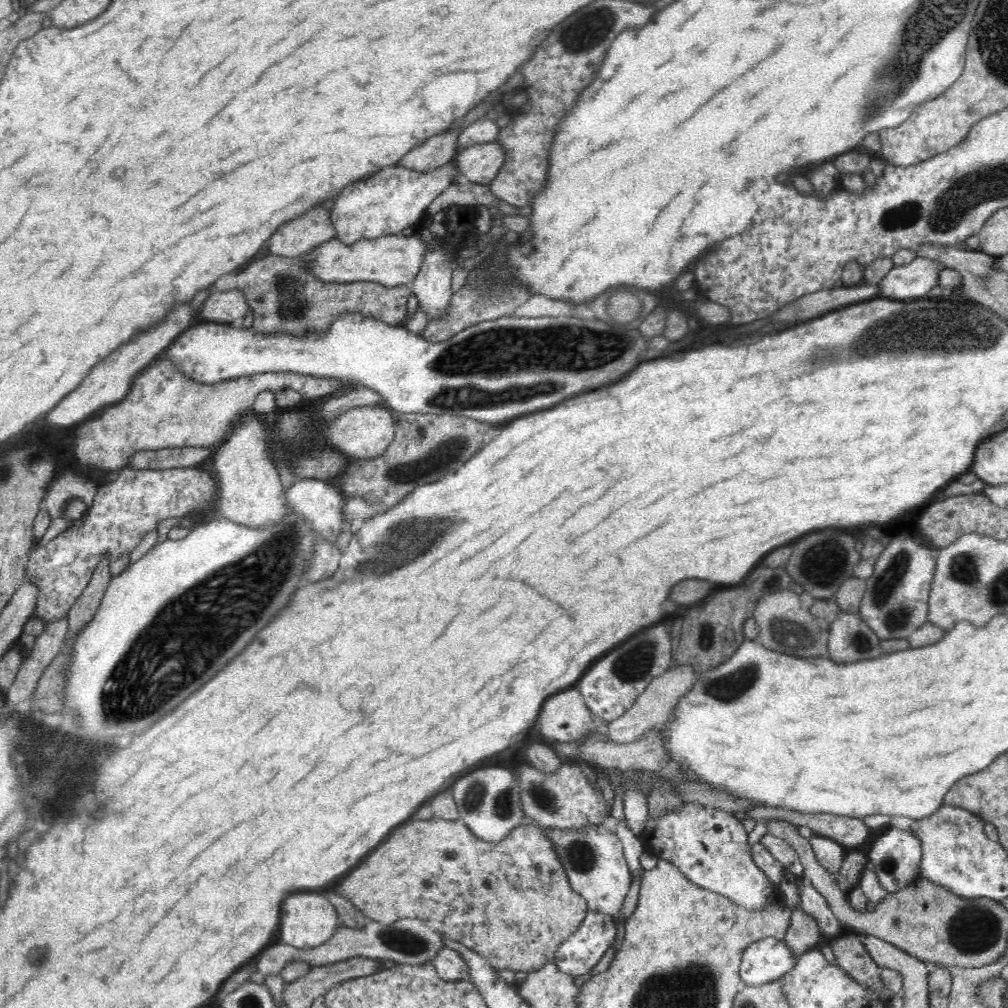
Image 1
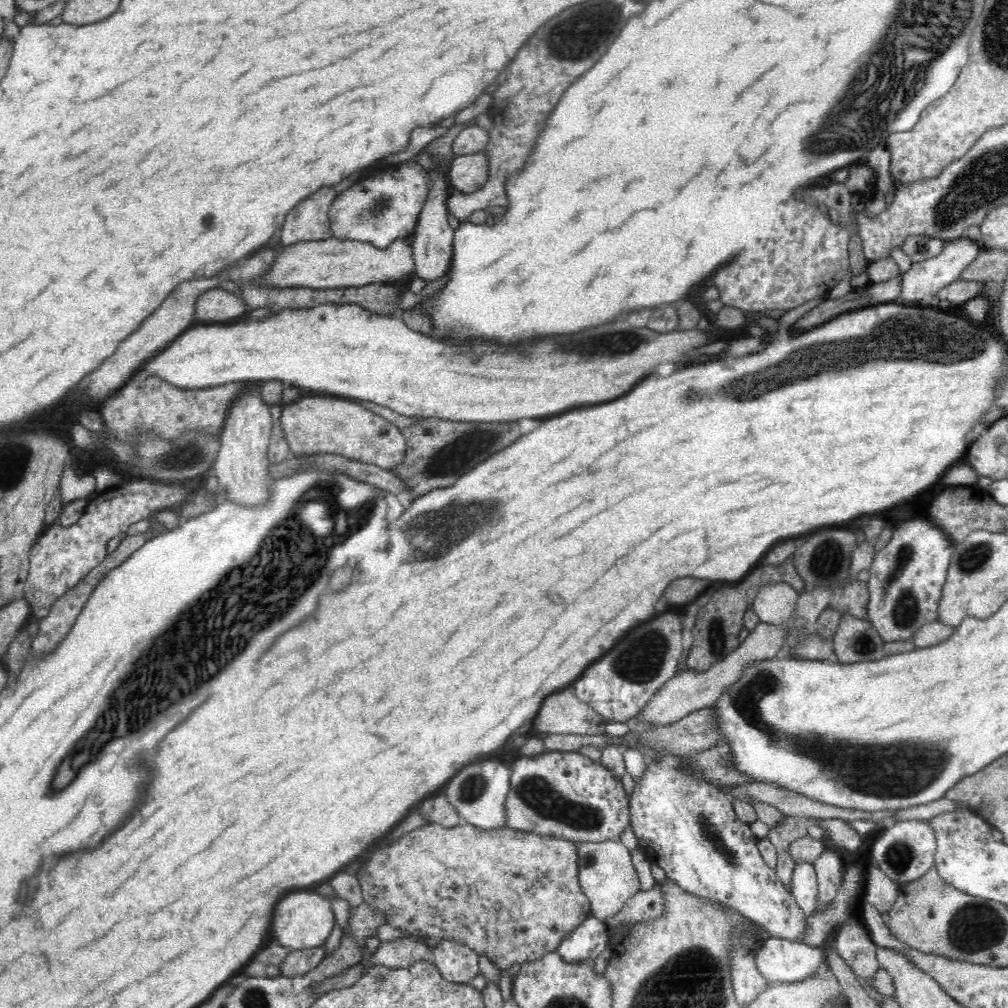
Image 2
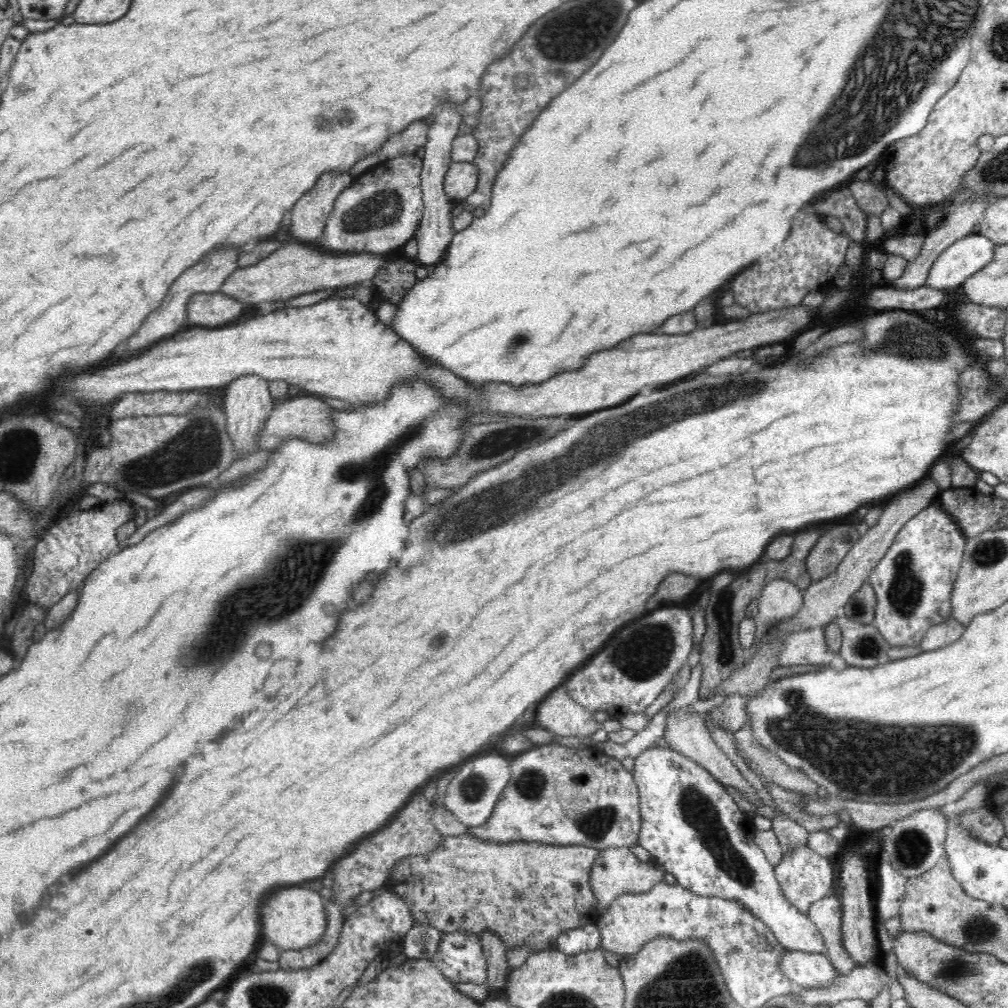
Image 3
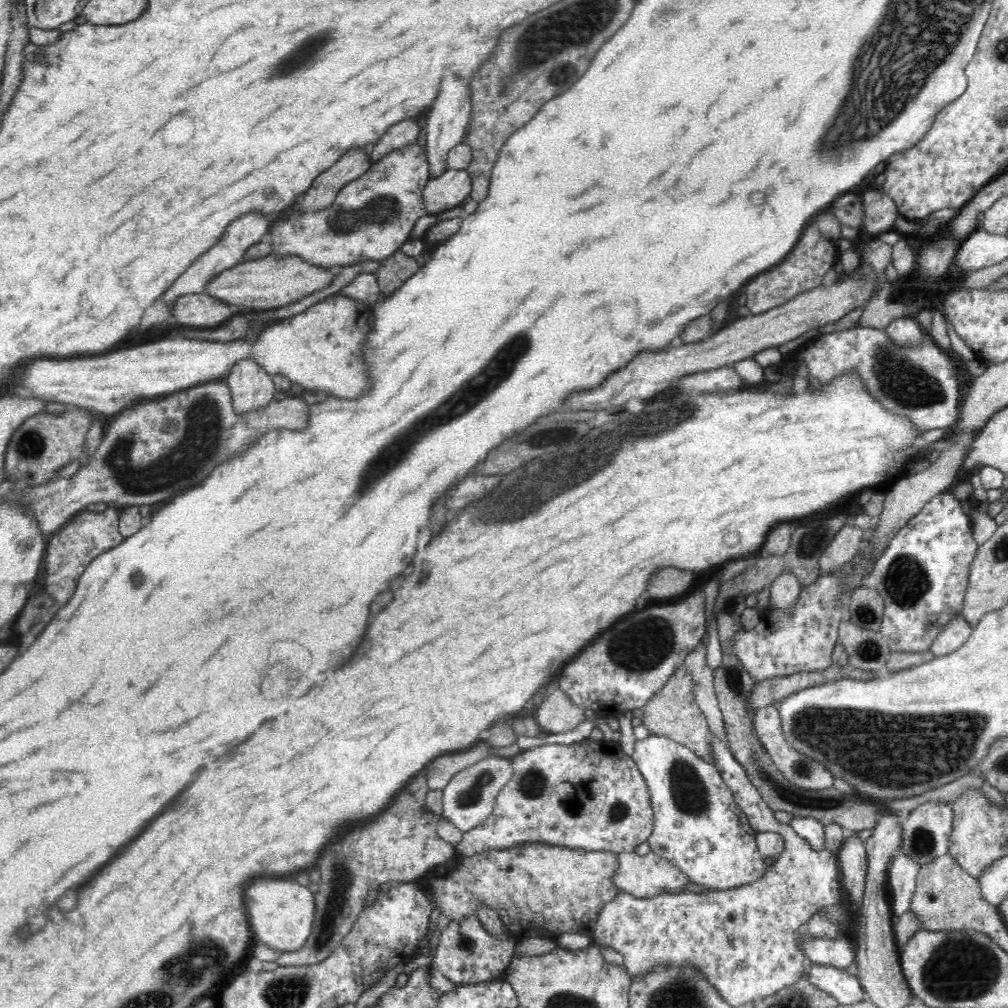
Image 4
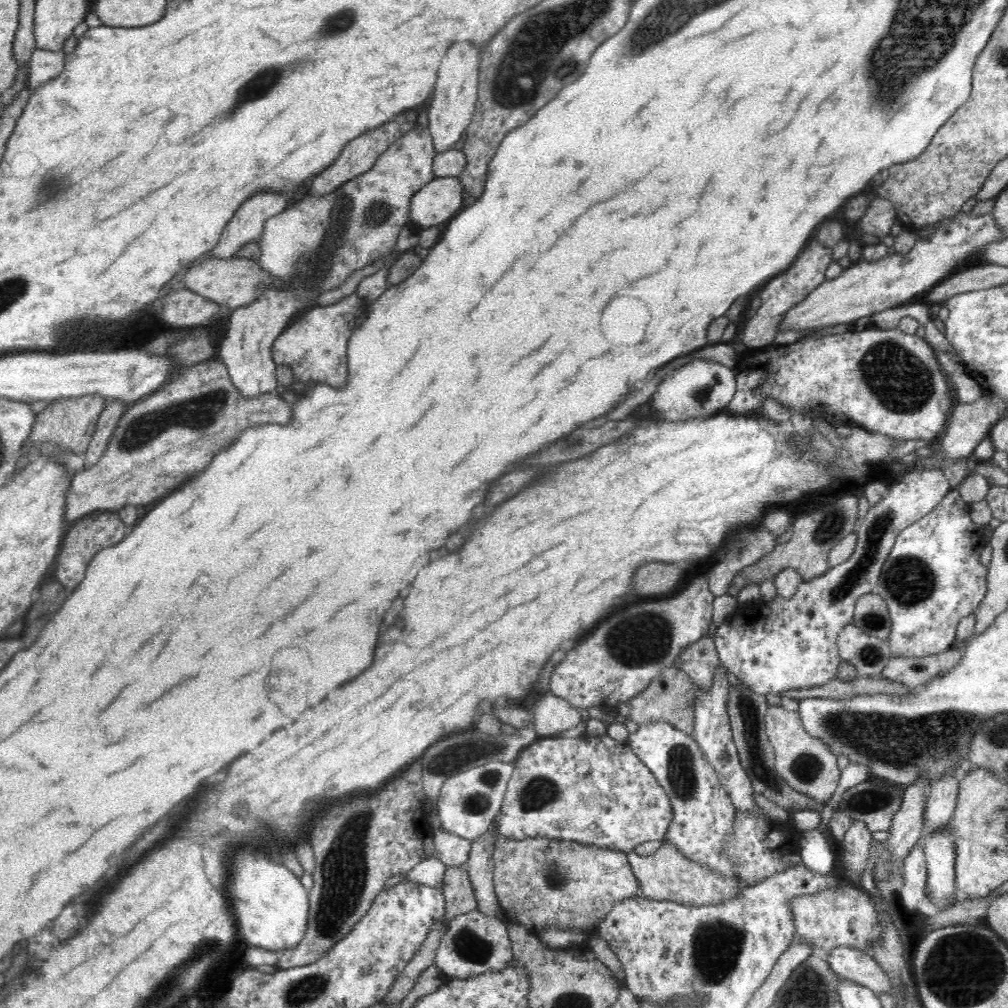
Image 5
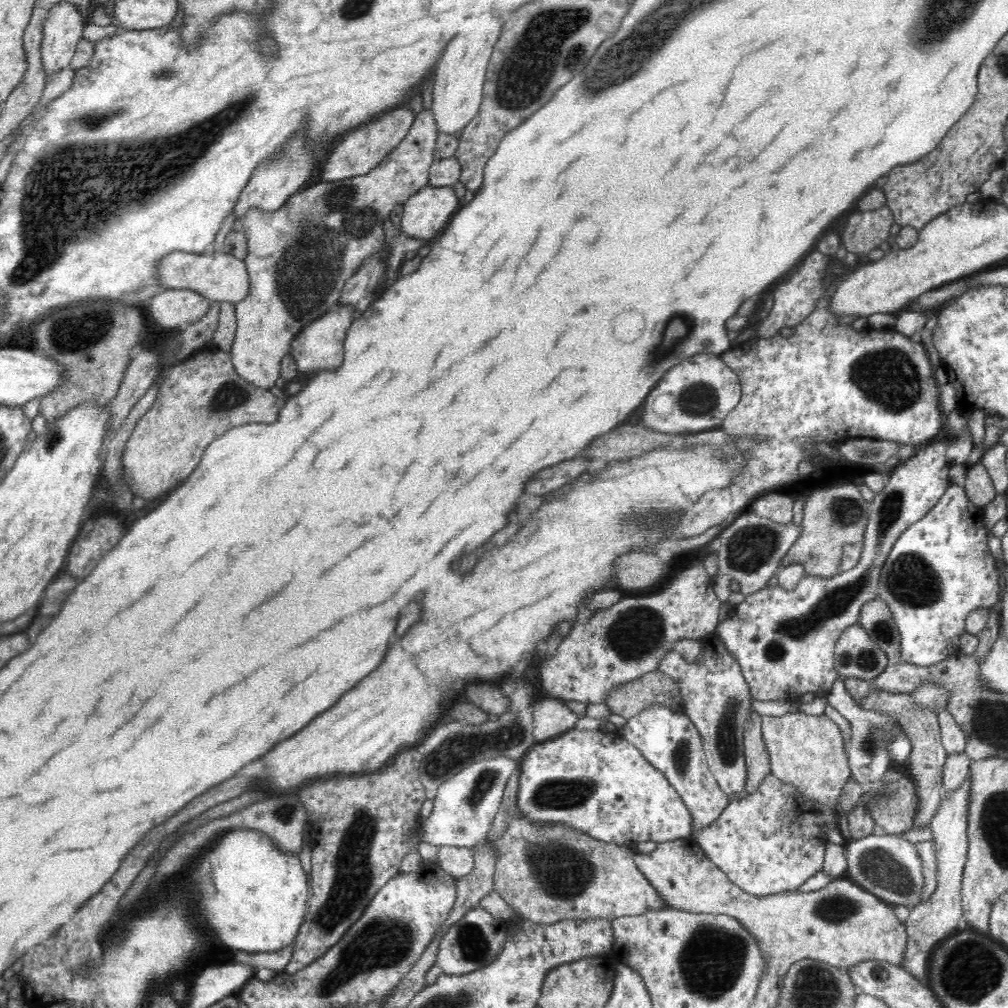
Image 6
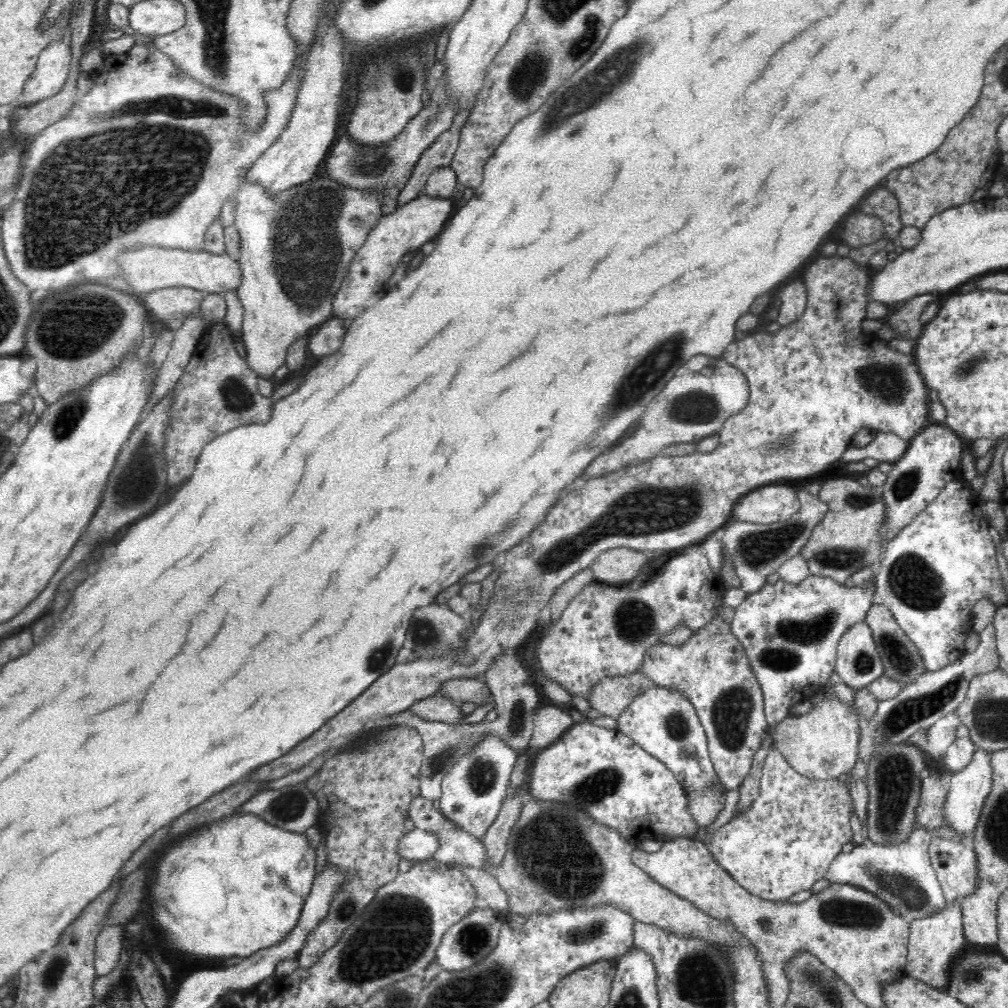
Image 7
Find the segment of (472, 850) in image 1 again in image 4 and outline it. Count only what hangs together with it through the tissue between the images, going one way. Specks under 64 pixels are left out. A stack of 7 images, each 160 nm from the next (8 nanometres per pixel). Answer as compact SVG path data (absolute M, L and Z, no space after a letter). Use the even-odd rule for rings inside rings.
M534 842L492 849L476 856L460 857L455 854L445 867L434 867L426 876L418 877L412 882L420 886L424 894L428 894L432 906L441 914L444 924L452 920L460 922L462 918L475 916L481 907L488 907L499 913L506 932L519 942L542 936L555 940L564 933L592 936L599 912L621 893L611 879L616 872L618 856L613 852L570 849Z

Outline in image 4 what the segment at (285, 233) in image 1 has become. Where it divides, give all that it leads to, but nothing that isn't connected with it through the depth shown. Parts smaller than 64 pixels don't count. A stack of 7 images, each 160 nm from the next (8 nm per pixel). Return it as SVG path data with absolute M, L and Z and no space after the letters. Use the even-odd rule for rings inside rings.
M370 146L350 150L338 162L335 162L330 168L327 168L326 172L321 172L318 178L312 183L312 186L310 186L310 190L304 194L304 198L300 202L300 211L316 212L316 210L324 210L324 208L332 206L341 188L349 182L356 180L359 176L362 176L373 165L369 157L369 152Z

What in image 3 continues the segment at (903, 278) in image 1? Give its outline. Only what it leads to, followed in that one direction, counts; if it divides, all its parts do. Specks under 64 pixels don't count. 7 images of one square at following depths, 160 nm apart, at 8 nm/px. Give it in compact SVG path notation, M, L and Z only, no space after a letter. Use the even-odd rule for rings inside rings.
M979 232L956 240L934 260L925 286L940 290L960 288L967 278L992 260L995 246Z

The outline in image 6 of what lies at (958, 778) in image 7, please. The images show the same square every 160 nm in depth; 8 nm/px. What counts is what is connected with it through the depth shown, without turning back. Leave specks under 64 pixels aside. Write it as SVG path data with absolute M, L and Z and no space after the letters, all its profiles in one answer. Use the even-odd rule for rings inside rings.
M971 778L956 788L954 792L945 792L942 802L932 817L929 824L932 833L932 843L936 849L936 861L938 861L938 881L936 892L922 904L916 905L910 911L905 921L907 928L907 947L905 950L904 969L916 979L926 982L930 972L930 955L941 940L962 931L959 928L959 918L964 915L961 900L961 882L963 880L964 868L968 858L968 803Z

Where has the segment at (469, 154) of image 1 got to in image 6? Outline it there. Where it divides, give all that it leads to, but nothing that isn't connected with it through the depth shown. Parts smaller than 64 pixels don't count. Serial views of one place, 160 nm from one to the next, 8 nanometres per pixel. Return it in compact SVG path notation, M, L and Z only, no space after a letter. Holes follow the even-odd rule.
M432 187L415 192L403 205L402 234L428 240L442 232L460 204L452 187Z

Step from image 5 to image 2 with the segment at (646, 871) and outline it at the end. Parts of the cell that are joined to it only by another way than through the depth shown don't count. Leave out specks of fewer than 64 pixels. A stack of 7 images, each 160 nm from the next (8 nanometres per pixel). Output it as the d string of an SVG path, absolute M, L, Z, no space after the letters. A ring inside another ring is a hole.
M614 840L576 843L576 849L578 849L579 885L590 902L592 916L603 921L610 916L616 916L626 902L640 891L631 852L620 841Z

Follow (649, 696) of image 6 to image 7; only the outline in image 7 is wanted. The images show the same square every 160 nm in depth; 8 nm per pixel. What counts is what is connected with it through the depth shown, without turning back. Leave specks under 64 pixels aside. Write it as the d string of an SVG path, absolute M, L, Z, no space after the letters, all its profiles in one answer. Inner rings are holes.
M640 671L628 676L606 677L598 680L592 692L588 694L588 703L591 708L596 708L602 716L618 718L634 697L646 692L646 688L657 686L656 683L646 678Z

